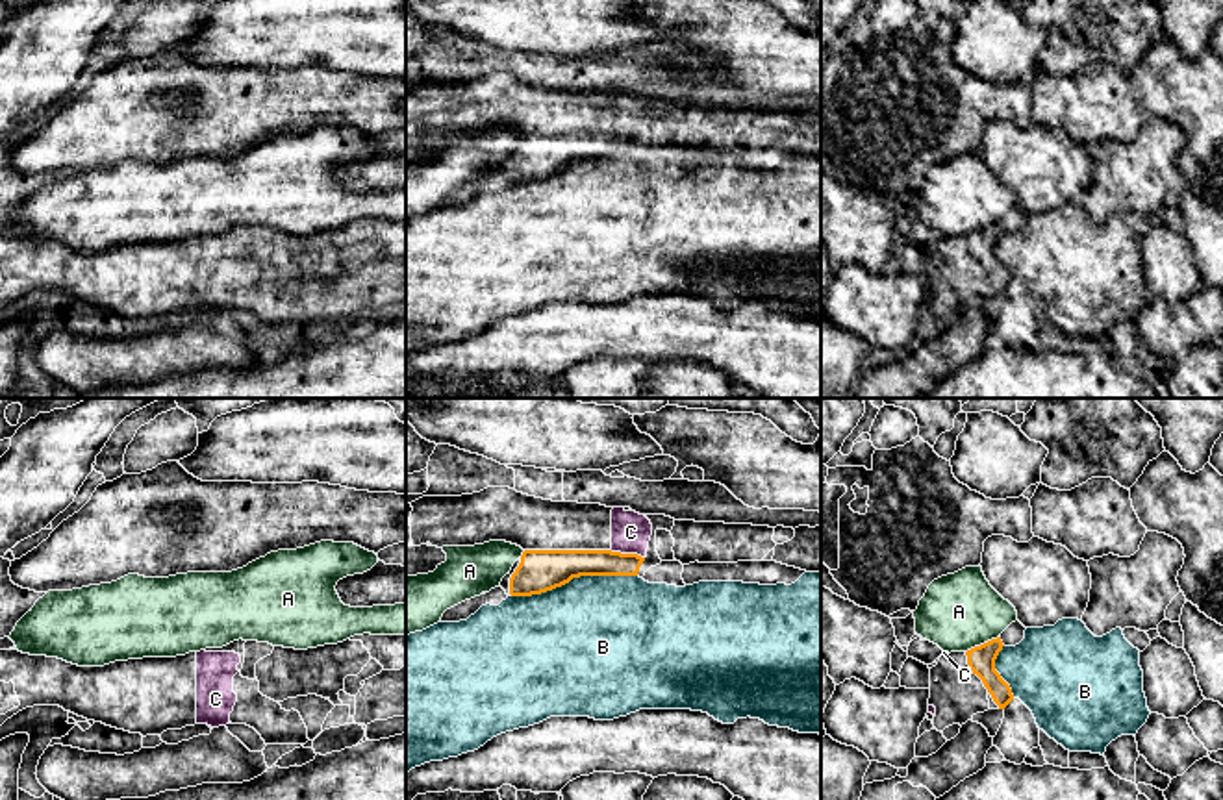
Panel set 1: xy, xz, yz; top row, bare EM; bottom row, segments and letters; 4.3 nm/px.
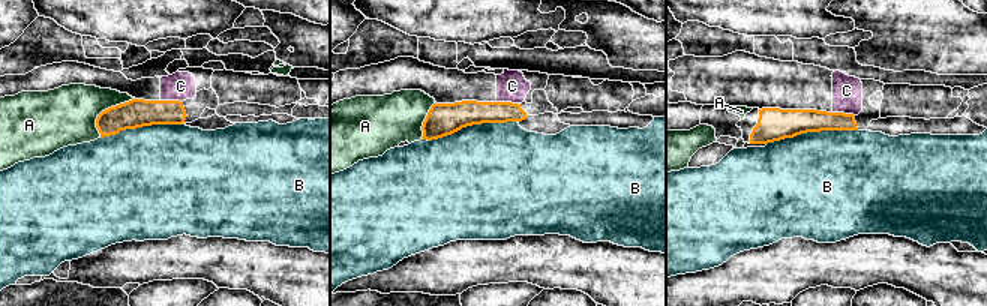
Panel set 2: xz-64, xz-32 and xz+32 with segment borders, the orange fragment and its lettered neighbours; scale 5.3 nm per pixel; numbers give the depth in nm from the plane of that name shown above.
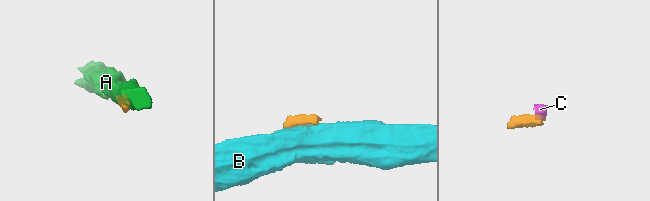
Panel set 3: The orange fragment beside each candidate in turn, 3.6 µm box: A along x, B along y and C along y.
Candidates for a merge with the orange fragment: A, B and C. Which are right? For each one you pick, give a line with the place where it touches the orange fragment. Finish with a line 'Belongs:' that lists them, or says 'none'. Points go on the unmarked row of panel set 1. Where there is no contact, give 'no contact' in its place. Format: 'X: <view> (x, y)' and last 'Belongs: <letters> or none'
C: xz (627, 139)
Belongs: C

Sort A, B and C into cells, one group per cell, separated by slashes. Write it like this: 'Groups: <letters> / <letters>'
Groups: A / B / C

